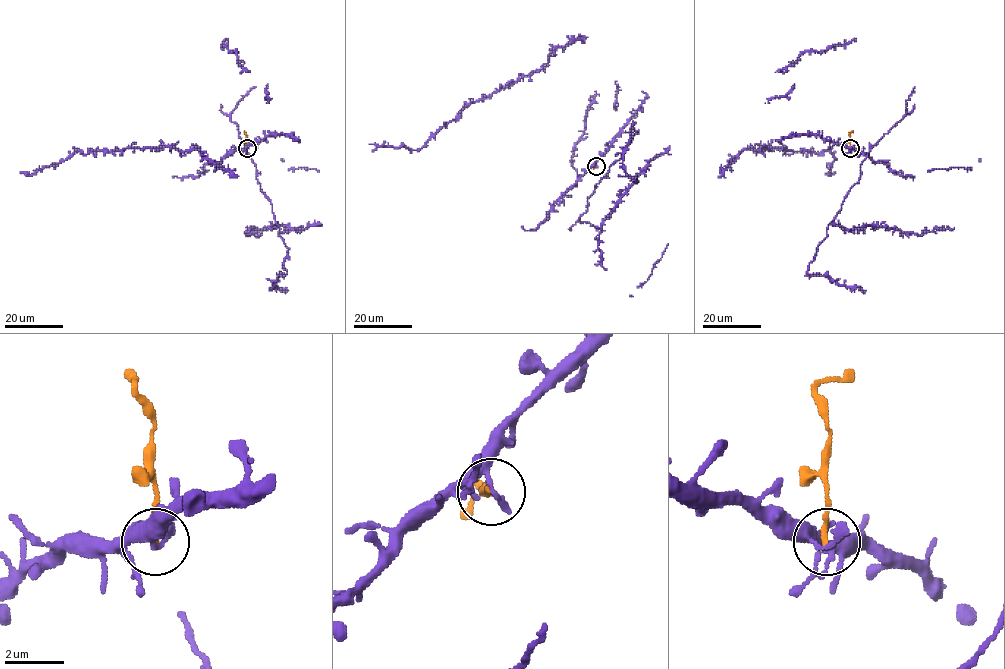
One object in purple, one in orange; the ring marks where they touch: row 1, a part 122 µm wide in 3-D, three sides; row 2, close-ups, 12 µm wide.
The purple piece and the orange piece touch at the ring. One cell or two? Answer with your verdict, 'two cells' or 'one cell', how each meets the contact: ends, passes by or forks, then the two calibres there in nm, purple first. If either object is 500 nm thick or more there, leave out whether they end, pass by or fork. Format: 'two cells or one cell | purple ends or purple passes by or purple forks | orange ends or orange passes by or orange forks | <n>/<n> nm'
two cells | purple ends | orange ends | 260/180 nm

